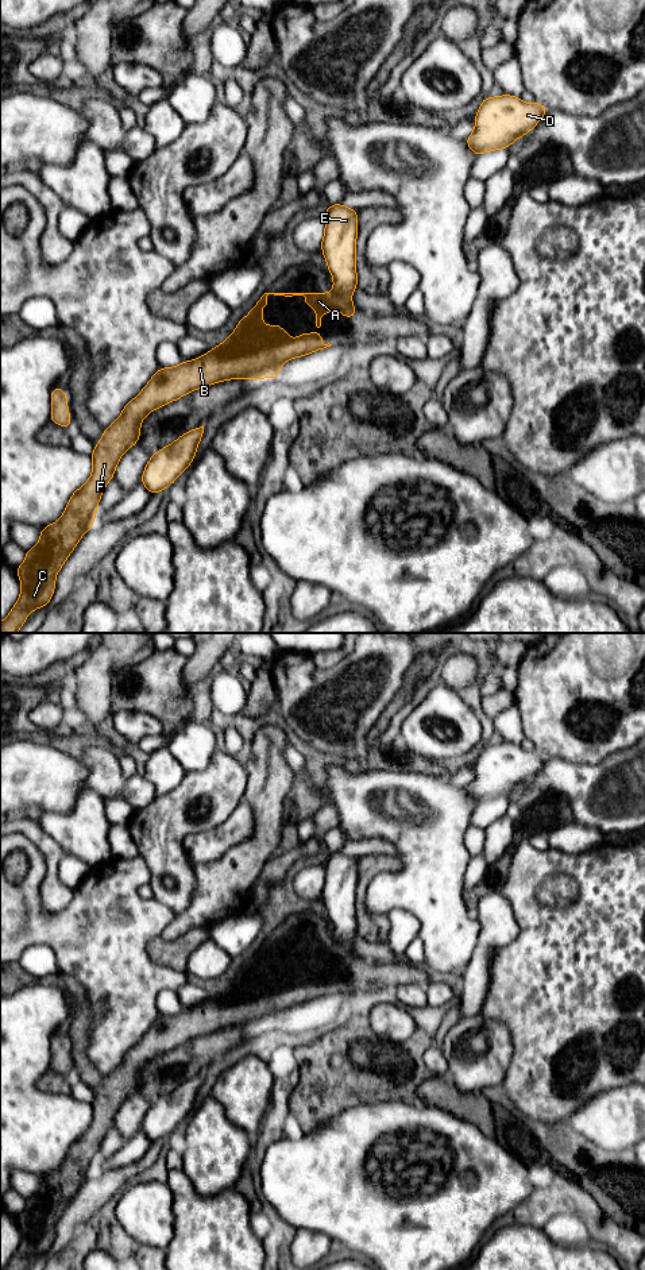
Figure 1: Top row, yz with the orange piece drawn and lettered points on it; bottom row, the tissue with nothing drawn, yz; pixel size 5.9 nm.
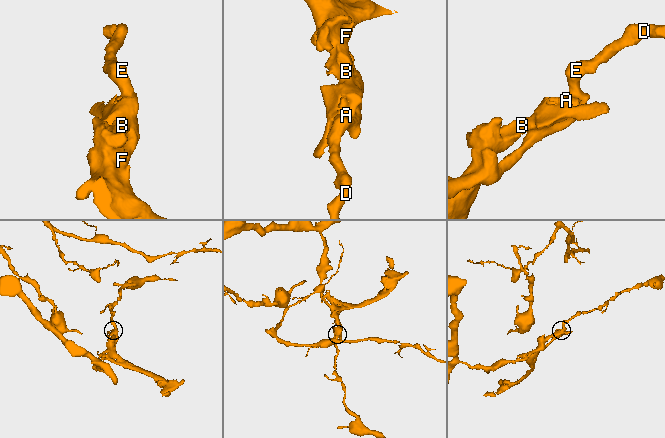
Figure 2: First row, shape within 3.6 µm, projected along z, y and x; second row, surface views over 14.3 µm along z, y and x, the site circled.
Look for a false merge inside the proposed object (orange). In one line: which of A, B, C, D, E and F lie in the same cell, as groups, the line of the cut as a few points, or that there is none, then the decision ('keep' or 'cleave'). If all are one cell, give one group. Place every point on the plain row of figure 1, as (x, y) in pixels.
groups A B C F / D E; cut yz (333, 940), (351, 952); cleave

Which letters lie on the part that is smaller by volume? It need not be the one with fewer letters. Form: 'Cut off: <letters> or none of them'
Cut off: A, B, C, F

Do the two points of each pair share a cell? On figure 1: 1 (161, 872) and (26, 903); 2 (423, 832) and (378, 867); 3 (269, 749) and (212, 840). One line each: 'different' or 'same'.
1: different
2: different
3: different

